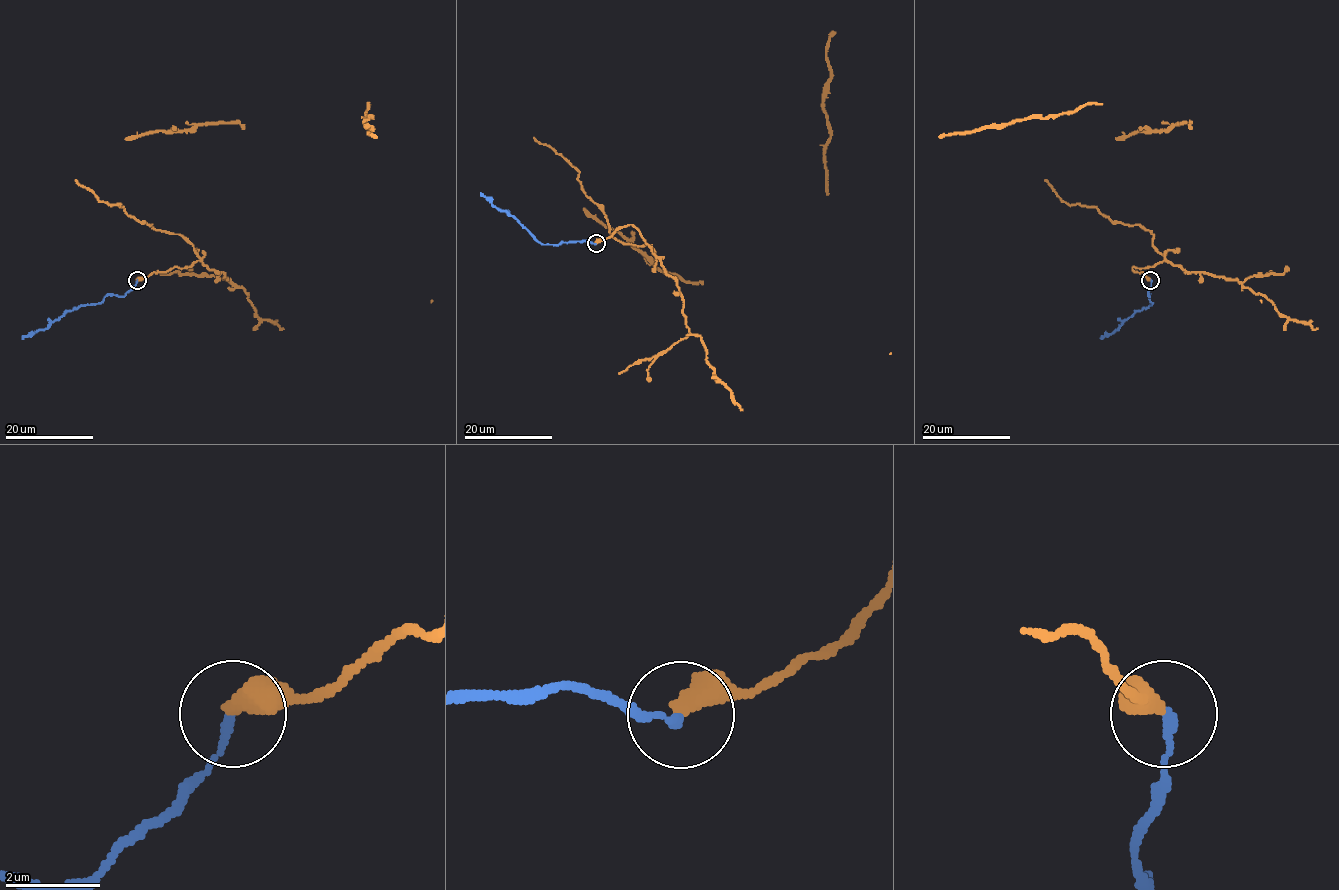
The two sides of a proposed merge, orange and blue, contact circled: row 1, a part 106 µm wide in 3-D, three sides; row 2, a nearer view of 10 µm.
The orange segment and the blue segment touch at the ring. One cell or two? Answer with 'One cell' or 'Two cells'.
Two cells

